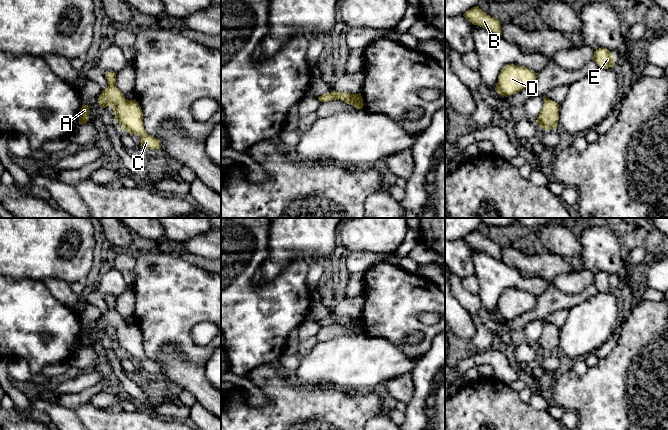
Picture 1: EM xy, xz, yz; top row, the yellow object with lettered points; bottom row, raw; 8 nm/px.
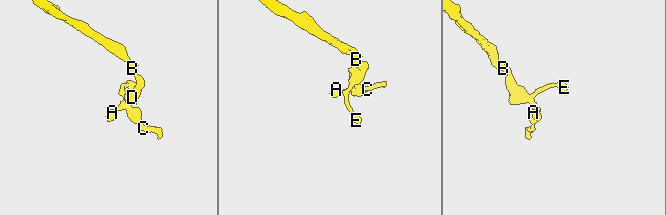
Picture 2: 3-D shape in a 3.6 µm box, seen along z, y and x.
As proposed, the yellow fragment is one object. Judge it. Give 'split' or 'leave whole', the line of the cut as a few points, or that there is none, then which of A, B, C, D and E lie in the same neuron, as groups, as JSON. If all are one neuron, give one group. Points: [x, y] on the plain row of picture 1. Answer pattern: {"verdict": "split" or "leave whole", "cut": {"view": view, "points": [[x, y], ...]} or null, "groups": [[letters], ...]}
{"verdict": "leave whole", "cut": null, "groups": [["A", "B", "C", "D", "E"]]}

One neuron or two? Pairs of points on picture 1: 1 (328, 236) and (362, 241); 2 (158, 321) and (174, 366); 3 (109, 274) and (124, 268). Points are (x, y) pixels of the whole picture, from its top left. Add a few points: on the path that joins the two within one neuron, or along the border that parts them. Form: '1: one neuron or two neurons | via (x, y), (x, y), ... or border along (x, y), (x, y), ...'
1: two neurons | border along (337, 238), (339, 242)
2: two neurons | border along (187, 358), (176, 346), (167, 344), (153, 359)
3: two neurons | border along (109, 263), (129, 285)

